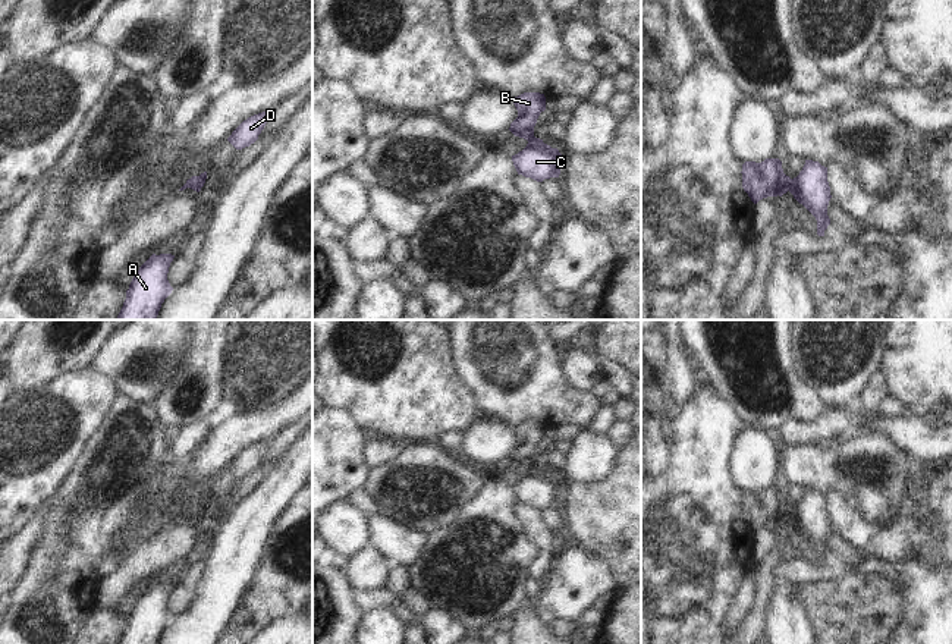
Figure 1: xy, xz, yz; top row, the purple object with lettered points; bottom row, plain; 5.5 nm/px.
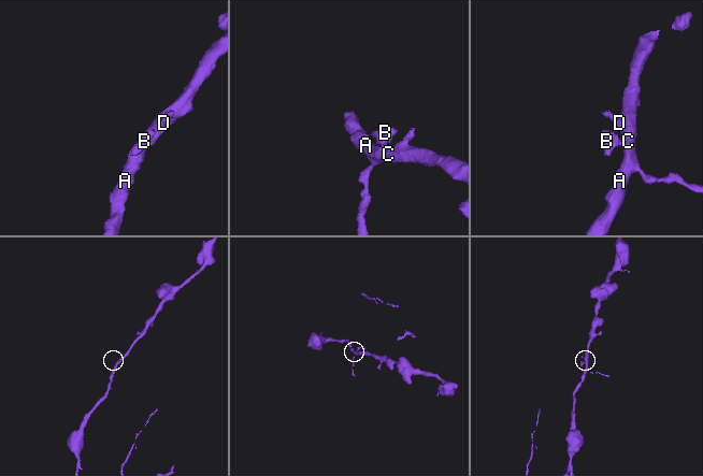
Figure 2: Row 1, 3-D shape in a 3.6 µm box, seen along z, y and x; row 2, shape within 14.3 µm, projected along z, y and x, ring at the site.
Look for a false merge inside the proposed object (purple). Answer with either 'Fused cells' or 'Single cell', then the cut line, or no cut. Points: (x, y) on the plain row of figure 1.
Fused cells. Split along yz (785, 505), (789, 511), (789, 518).

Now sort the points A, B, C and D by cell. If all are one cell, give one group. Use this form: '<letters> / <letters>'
A C D / B

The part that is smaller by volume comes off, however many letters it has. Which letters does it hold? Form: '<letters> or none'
B.

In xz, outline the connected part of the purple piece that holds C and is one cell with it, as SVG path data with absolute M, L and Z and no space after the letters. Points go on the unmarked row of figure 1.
M535 465L527 466L527 475L518 483L512 484L513 494L518 503L531 506L537 511L544 508L559 506L562 494L562 483L557 477L544 472Z

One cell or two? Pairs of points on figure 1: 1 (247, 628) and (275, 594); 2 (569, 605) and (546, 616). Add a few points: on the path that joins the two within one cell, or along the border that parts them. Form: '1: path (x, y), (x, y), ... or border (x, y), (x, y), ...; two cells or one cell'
1: path (250, 619), (266, 603); one cell
2: path (564, 605), (558, 605), (552, 610); one cell

